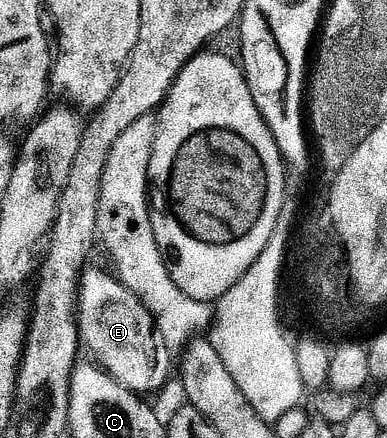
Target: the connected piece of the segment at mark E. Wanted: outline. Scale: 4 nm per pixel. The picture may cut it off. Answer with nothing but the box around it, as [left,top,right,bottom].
[75,268,168,393]

